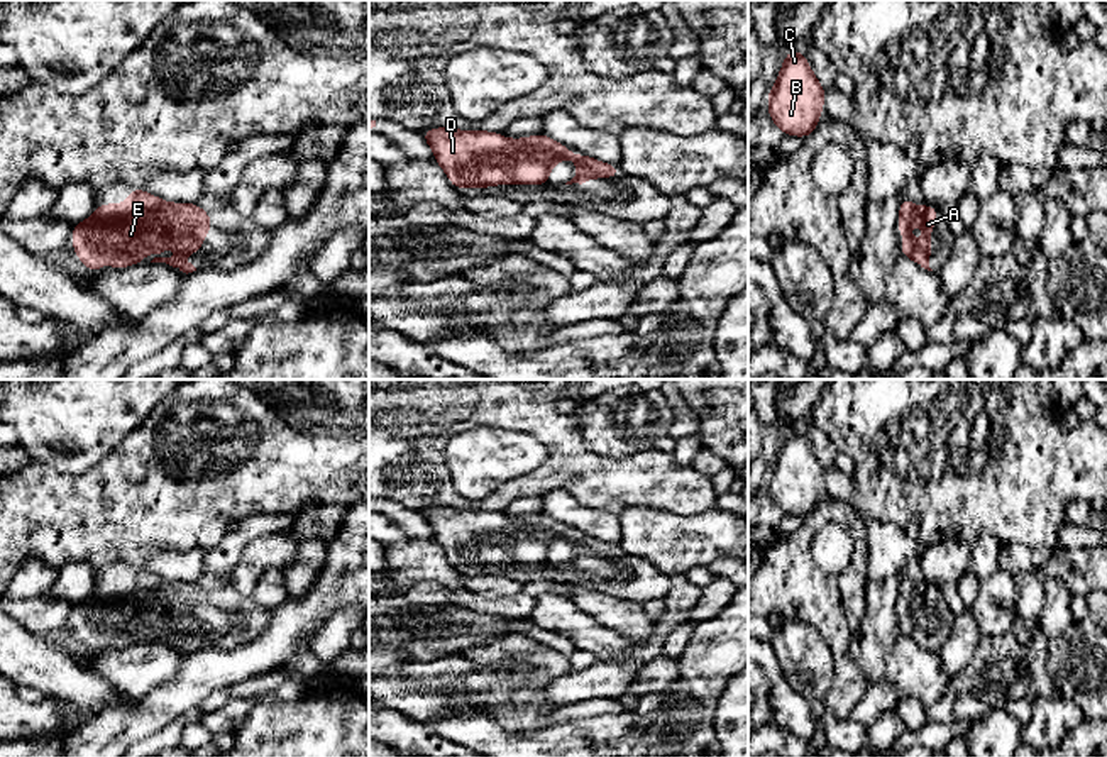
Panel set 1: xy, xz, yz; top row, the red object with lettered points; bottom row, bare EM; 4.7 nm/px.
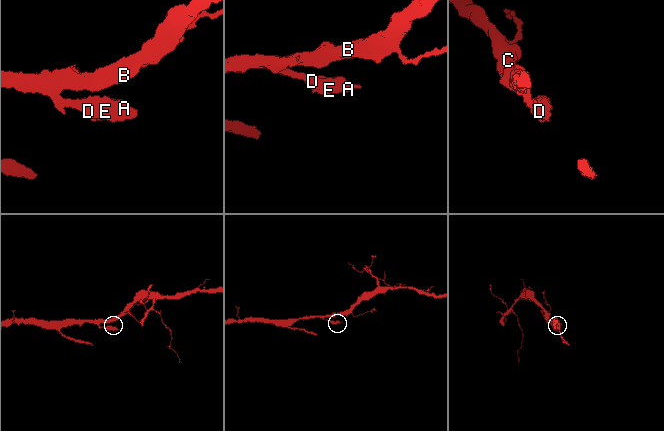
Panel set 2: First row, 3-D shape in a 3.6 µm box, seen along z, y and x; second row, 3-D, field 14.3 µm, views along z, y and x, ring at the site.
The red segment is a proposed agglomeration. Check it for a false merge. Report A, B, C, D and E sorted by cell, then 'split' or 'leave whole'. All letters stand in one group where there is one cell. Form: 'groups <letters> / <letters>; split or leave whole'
groups A B C D E; leave whole

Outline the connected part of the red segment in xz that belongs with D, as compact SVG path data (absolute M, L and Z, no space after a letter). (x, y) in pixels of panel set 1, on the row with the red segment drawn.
M450 127L428 129L420 134L455 190L493 185L550 185L552 166L567 159L574 159L579 171L565 185L582 185L591 178L616 178L623 173L620 166L574 154L543 134L504 139L498 132Z

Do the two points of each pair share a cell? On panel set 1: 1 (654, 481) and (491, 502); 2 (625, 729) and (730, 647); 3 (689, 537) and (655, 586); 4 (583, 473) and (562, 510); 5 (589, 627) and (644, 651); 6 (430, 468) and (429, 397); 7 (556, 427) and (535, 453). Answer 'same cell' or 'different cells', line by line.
1: same cell
2: same cell
3: different cells
4: different cells
5: different cells
6: same cell
7: different cells

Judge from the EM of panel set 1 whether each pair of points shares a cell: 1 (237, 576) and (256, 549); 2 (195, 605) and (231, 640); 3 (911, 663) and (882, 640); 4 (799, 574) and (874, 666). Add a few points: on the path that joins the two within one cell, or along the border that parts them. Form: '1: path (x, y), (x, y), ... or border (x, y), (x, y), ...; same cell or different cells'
1: path (244, 569), (256, 556); same cell
2: path (200, 617), (200, 622), (219, 639); same cell
3: border (901, 634), (884, 656), (884, 678); different cells
4: border (867, 602), (852, 637), (864, 676); different cells

